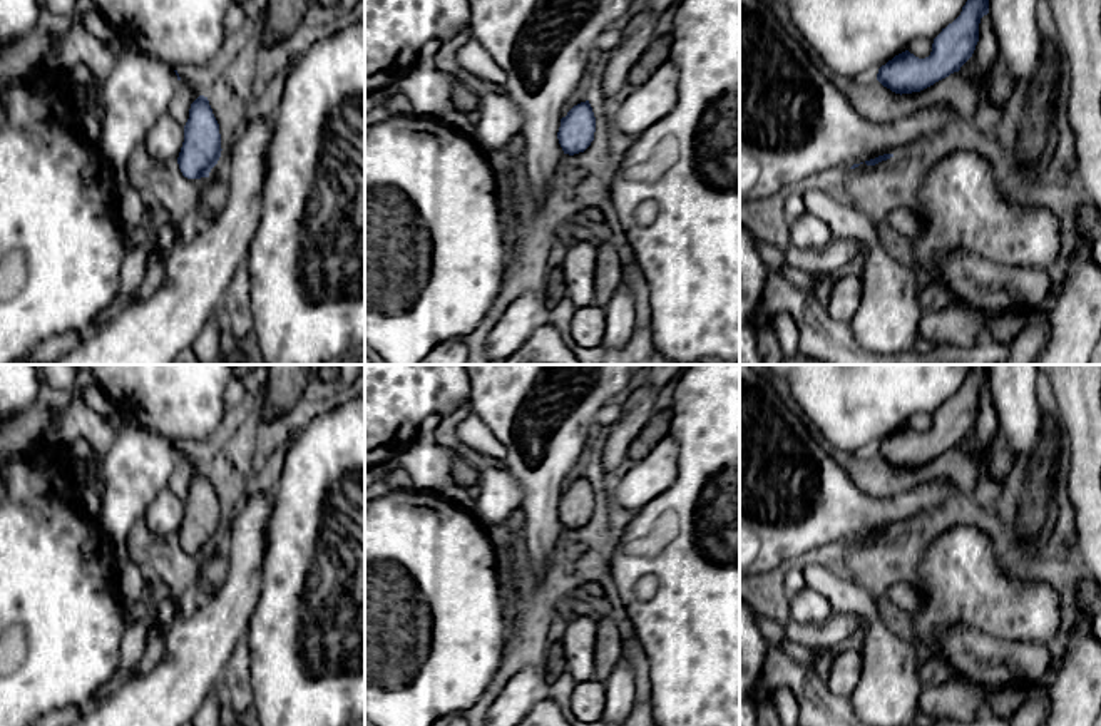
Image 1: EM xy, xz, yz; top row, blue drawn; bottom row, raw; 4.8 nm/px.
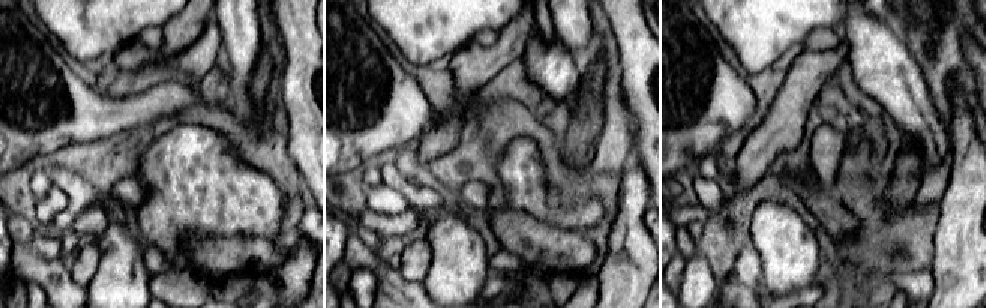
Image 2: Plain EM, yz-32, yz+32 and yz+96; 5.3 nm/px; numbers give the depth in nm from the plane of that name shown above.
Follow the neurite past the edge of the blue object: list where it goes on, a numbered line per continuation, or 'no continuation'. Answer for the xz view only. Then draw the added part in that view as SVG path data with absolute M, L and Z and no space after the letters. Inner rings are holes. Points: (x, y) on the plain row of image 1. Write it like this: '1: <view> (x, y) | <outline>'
no continuation

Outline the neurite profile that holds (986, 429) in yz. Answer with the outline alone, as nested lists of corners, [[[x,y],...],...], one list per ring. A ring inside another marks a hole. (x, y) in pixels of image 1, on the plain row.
[[[984,390],[979,398],[979,417],[972,432],[960,442],[959,450],[977,463],[991,442],[999,435],[999,417],[991,390]]]

